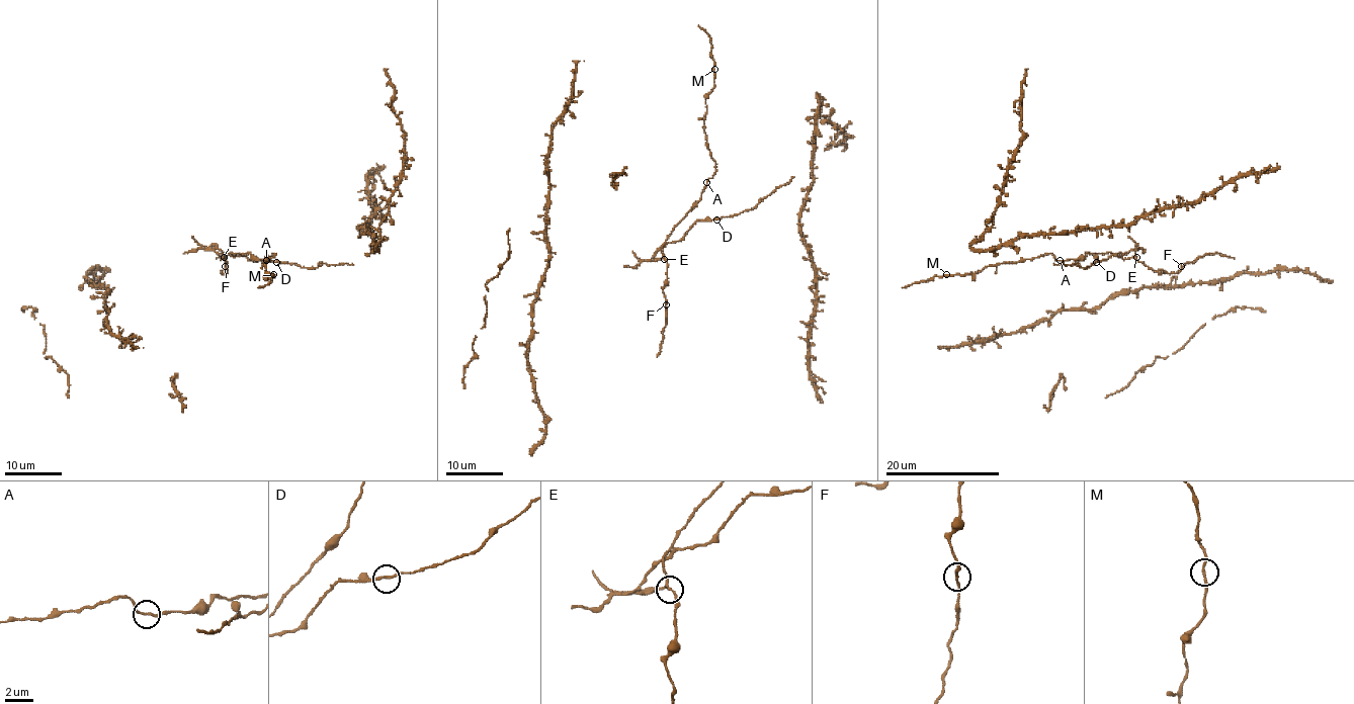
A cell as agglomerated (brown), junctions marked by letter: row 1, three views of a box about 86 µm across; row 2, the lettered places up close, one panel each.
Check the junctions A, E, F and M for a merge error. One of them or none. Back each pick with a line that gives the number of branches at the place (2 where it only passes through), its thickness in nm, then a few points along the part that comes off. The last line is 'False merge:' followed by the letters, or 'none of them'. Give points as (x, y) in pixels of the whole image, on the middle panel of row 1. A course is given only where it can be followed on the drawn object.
E: Branches: 3. Thickness 140 nm. Course of the part to remove: (664, 260), (653, 258), (668, 243), (678, 241), (697, 221), (720, 220), (753, 209), (794, 177)
False merge: E

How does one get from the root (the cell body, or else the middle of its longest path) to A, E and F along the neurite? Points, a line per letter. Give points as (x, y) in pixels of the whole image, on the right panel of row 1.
A: (1108, 259), (1119, 253), (1087, 253), (1078, 259), (1060, 260)
E: (1108, 259), (1119, 253), (1123, 259), (1136, 257)
F: (1108, 259), (1119, 253), (1123, 259), (1135, 257), (1154, 270), (1167, 273), (1177, 273), (1181, 266)

